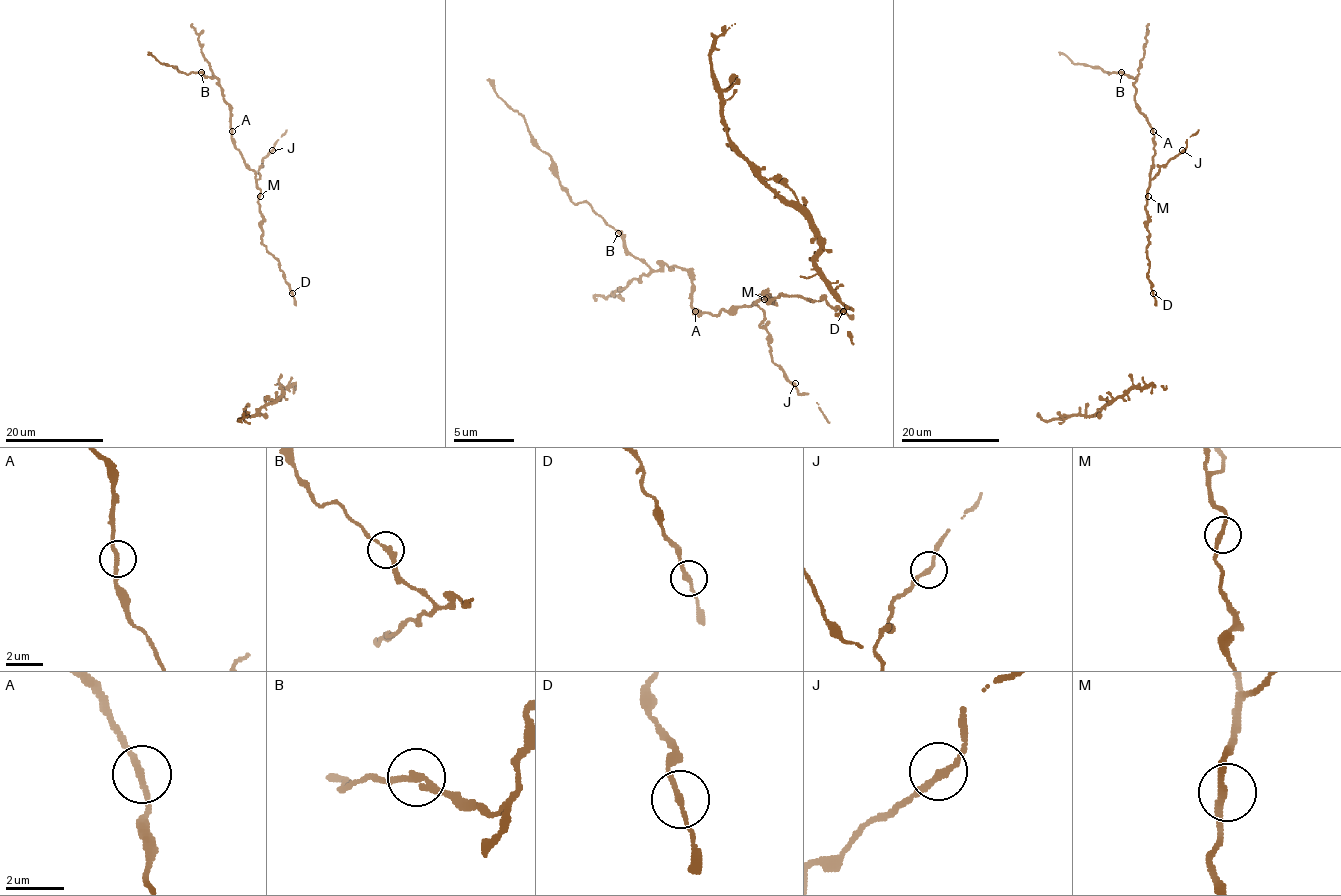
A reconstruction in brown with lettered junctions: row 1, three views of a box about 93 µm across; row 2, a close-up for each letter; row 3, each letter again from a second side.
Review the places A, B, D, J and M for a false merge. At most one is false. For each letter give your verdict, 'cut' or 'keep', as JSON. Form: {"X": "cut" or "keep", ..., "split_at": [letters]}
{"A": "keep", "B": "keep", "D": "keep", "J": "keep", "M": "keep", "split_at": []}

